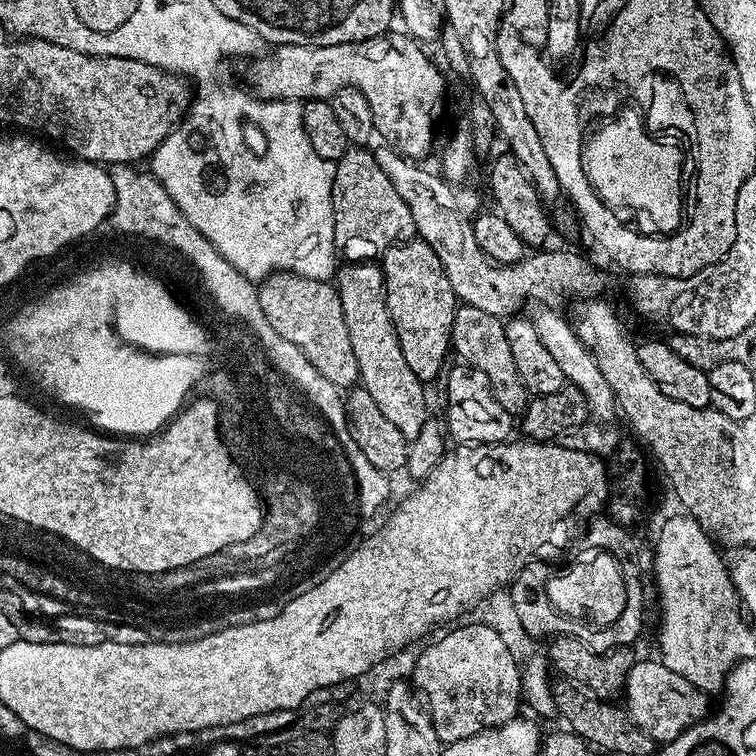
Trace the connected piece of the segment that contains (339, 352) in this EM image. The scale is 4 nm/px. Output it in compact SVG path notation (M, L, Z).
M276 274L259 285L262 311L278 334L298 346L308 360L341 390L348 390L360 379L358 358L350 346L340 293L329 281L305 276Z

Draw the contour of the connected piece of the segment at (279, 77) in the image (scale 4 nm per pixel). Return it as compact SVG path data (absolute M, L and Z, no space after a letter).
M396 30L383 36L375 36L357 44L338 46L294 46L282 44L271 49L272 53L253 59L248 68L251 91L261 100L328 100L338 90L357 88L366 94L370 110L374 114L374 126L379 135L384 135L389 145L410 160L423 161L424 155L436 140L436 111L444 100L444 78L436 64L423 52L425 50L407 34L399 36Z

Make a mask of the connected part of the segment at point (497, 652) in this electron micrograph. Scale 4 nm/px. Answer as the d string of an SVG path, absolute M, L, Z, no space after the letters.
M463 624L456 626L461 628L446 633L441 640L436 640L433 644L425 643L423 645L425 648L421 650L410 677L415 691L422 697L428 709L428 716L432 720L438 738L445 745L485 732L487 728L498 728L506 722L515 720L520 704L522 708L520 687L522 668L519 663L516 665L516 656L512 653L511 646L504 641L503 634L488 624Z

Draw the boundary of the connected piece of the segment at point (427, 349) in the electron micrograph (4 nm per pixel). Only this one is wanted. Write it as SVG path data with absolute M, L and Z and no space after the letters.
M419 238L410 239L405 244L395 243L391 248L383 249L382 256L384 297L402 346L402 358L406 358L410 370L414 370L422 382L429 382L440 371L445 371L444 359L450 356L452 327L458 307L450 278L446 278L438 254Z

